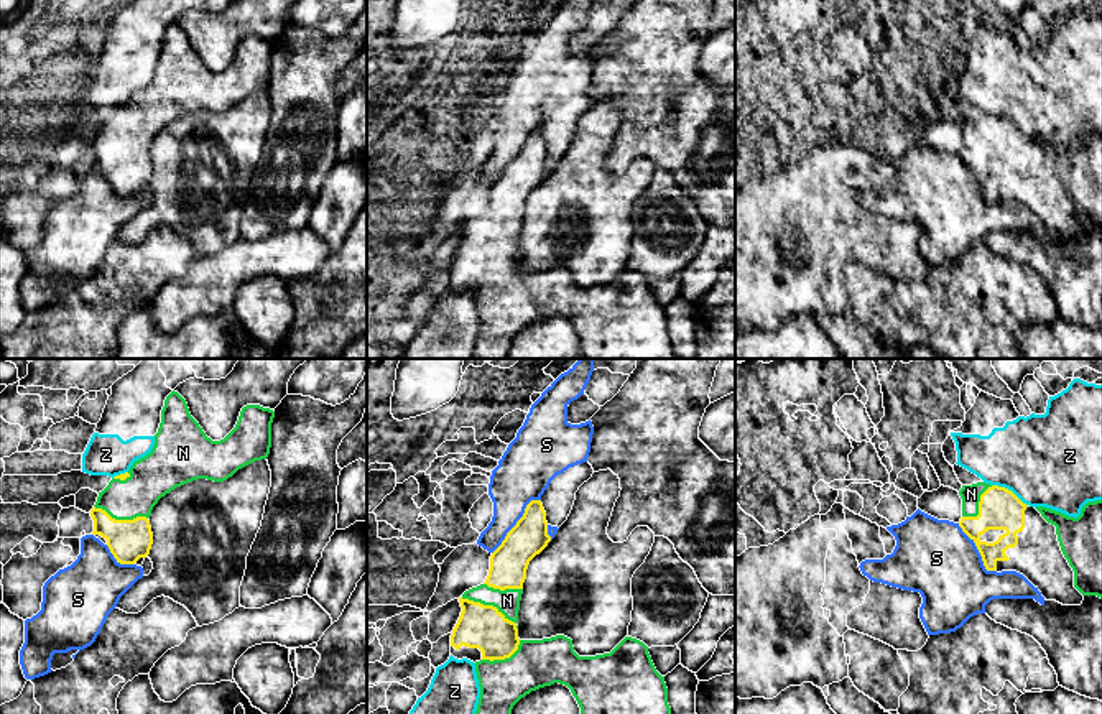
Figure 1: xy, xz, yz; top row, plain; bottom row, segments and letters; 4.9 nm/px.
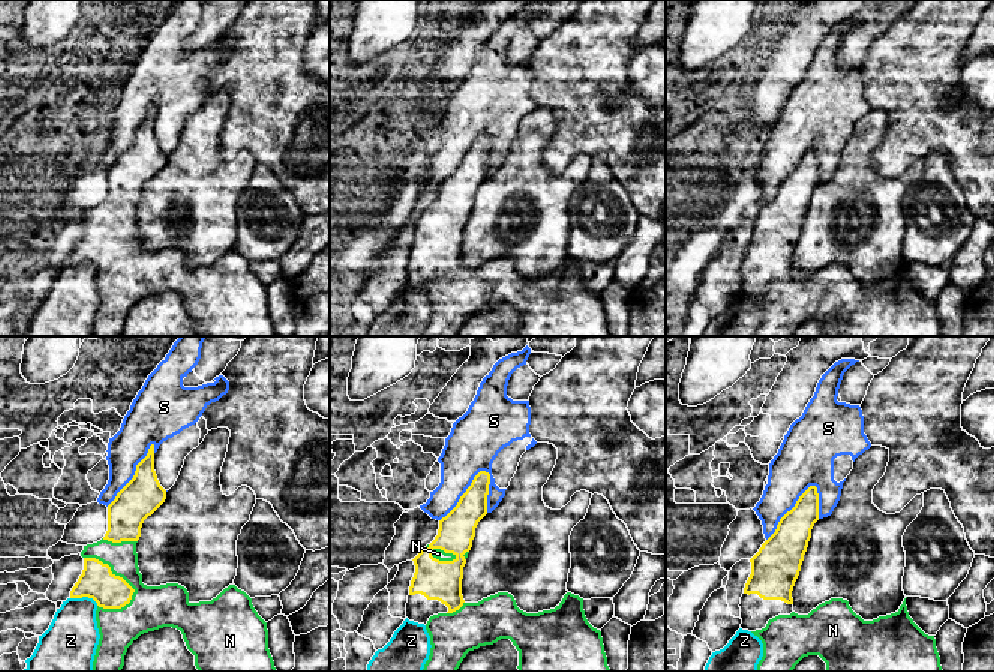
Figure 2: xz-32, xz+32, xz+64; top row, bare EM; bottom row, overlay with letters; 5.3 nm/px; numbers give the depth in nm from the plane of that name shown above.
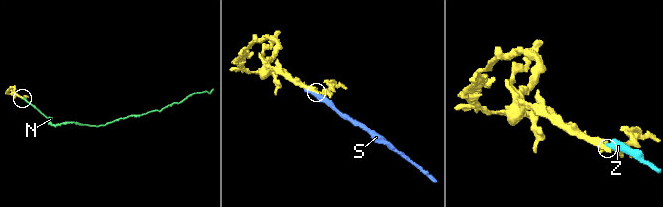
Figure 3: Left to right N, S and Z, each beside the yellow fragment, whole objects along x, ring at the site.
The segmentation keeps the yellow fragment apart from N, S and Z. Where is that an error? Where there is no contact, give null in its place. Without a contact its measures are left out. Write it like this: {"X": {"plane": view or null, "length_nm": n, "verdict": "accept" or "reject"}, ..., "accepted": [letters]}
{"N": {"plane": "xz", "length_nm": 320, "verdict": "accept"}, "S": {"plane": "xz", "length_nm": 360, "verdict": "reject"}, "Z": {"plane": "yz", "length_nm": 200, "verdict": "reject"}, "accepted": ["N"]}

